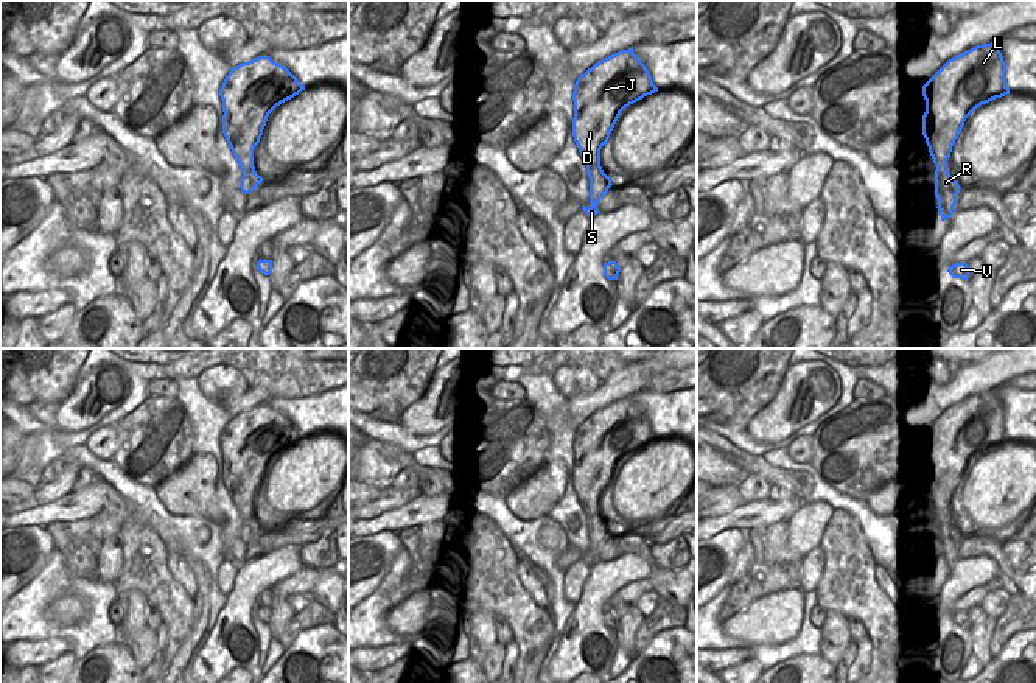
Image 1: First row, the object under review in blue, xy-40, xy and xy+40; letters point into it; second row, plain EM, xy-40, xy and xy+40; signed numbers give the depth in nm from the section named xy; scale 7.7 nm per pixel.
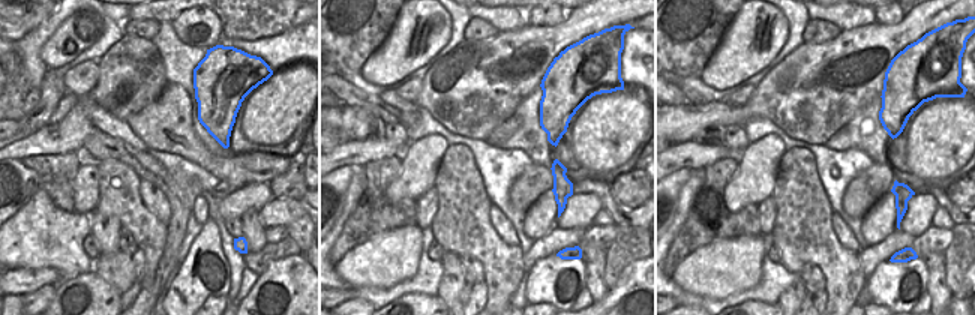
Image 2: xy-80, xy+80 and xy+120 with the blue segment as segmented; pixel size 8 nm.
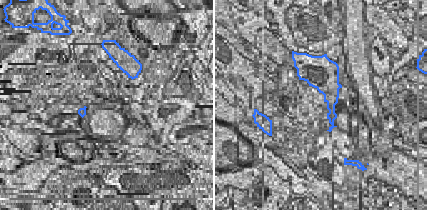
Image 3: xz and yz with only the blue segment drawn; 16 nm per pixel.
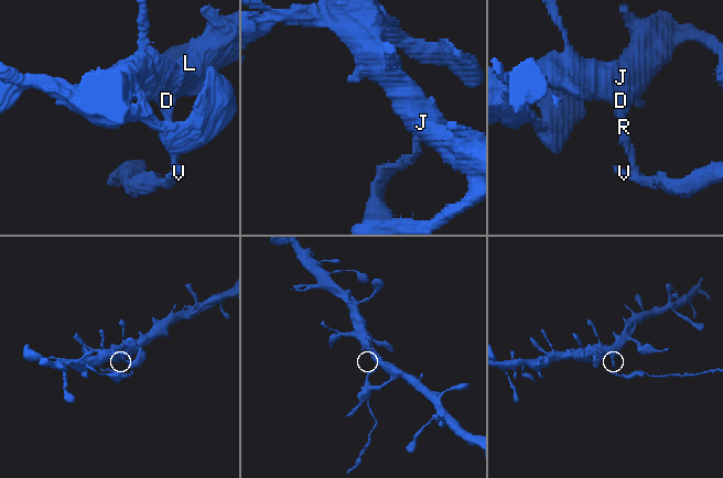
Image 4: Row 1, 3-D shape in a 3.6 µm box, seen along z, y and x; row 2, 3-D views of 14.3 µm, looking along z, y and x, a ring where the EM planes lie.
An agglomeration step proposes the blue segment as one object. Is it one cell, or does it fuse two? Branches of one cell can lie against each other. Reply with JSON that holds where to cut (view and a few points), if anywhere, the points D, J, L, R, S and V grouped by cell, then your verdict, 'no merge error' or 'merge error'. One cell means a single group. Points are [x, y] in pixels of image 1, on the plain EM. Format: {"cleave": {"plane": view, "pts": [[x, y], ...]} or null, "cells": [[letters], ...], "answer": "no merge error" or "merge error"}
{"cleave": {"plane": "xy", "pts": [[587, 515], [593, 512], [601, 517]]}, "cells": [["D", "J", "L"], ["R", "S", "V"]], "answer": "merge error"}

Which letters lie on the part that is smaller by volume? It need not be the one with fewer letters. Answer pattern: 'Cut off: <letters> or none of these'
Cut off: R, S, V

